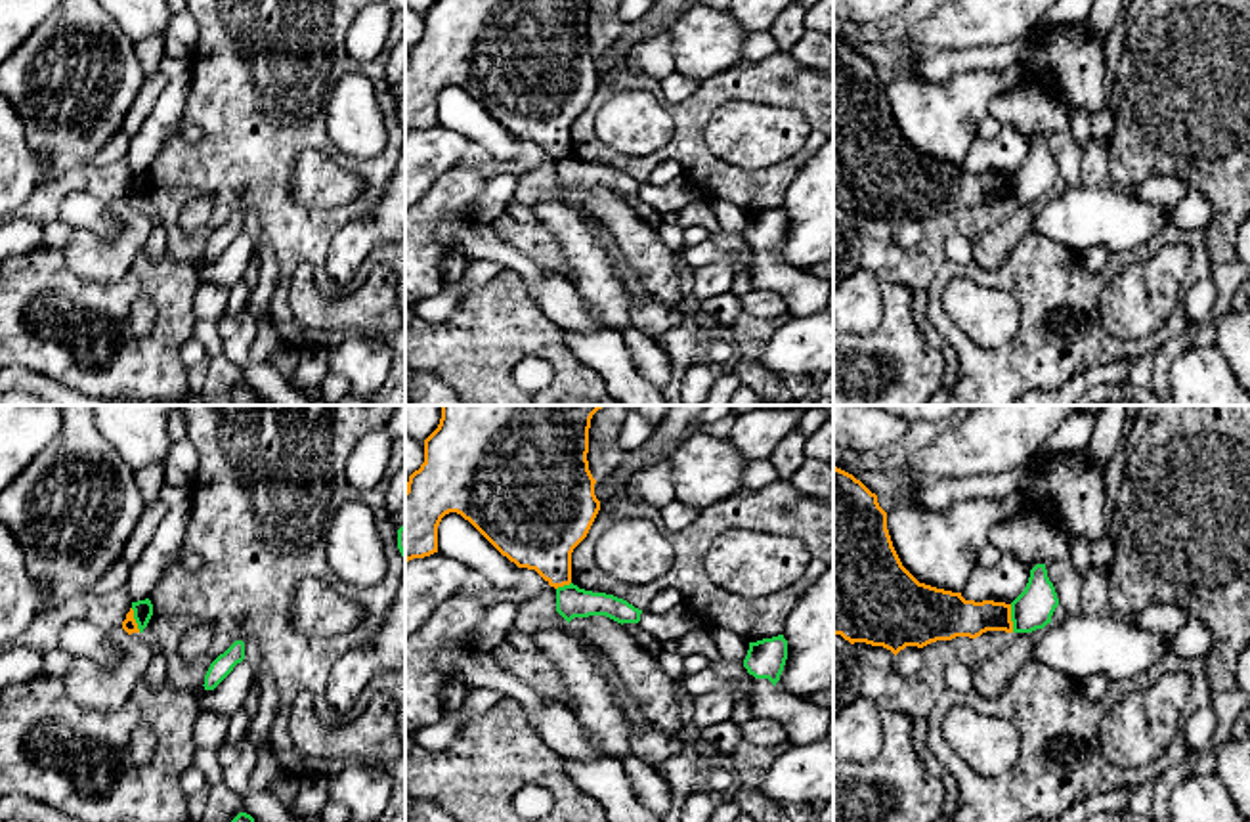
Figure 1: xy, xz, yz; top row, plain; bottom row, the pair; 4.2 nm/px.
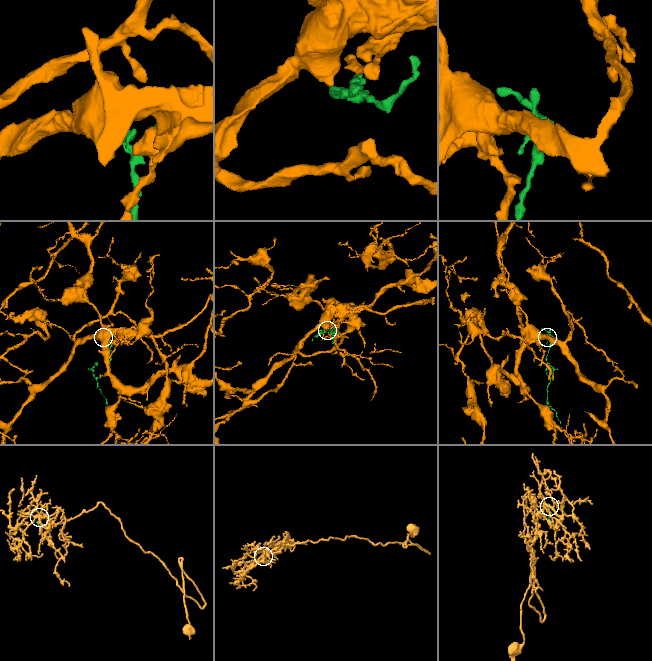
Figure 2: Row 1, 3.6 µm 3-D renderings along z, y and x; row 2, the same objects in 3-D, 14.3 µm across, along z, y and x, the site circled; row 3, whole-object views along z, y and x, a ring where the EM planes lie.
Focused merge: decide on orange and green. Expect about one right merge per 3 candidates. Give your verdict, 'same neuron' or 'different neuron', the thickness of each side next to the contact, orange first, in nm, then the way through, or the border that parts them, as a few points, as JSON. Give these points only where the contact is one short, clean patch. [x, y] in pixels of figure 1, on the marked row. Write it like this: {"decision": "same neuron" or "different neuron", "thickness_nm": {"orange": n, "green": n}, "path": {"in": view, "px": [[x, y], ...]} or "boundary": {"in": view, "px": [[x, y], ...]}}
{"decision": "different neuron", "thickness_nm": {"orange": 180, "green": 170}, "boundary": {"in": "yz", "px": [[1010, 605], [1013, 631]]}}

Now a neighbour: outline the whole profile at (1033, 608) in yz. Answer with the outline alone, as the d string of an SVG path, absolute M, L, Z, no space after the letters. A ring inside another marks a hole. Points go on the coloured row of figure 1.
M1036 564L1024 591L1011 602L1013 633L1044 629L1051 623L1057 606L1059 598L1047 577L1045 564Z

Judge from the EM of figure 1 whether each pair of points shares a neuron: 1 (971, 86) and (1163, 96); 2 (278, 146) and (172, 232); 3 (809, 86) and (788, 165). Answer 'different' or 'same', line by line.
1: different
2: same
3: same

